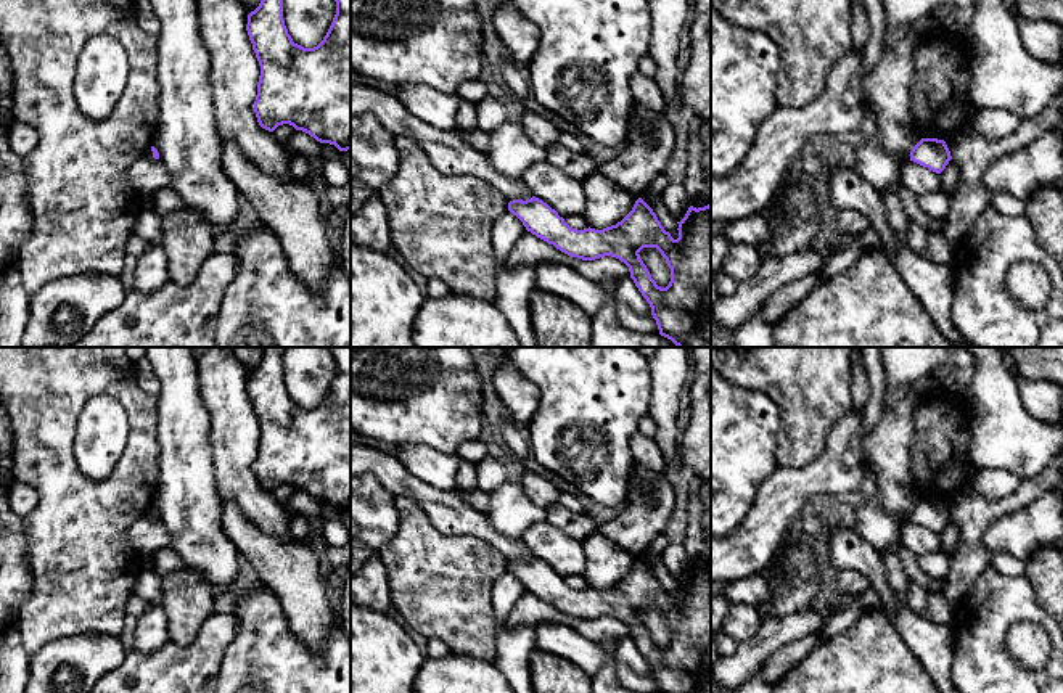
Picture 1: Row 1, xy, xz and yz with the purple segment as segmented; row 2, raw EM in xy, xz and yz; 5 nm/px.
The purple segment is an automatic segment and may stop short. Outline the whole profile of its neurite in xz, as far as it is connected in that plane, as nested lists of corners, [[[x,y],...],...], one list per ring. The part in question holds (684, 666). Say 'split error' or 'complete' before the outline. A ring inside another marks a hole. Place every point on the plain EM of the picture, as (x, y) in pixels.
complete; [[[536,556],[510,561],[508,571],[527,592],[571,617],[595,621],[611,616],[624,622],[650,664],[659,693],[711,693],[711,563],[688,568],[677,582],[677,600],[642,558],[621,582],[603,590],[571,588]],[[643,608],[656,608],[666,619],[671,629],[666,648],[656,645],[640,619]]]

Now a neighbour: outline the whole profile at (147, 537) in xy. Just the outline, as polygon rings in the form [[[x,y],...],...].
[[[137,519],[130,526],[127,539],[140,556],[154,556],[170,545],[170,534],[161,519]]]

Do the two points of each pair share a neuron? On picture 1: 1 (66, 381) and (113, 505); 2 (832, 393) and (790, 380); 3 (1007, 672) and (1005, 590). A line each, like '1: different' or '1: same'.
1: same
2: same
3: same

